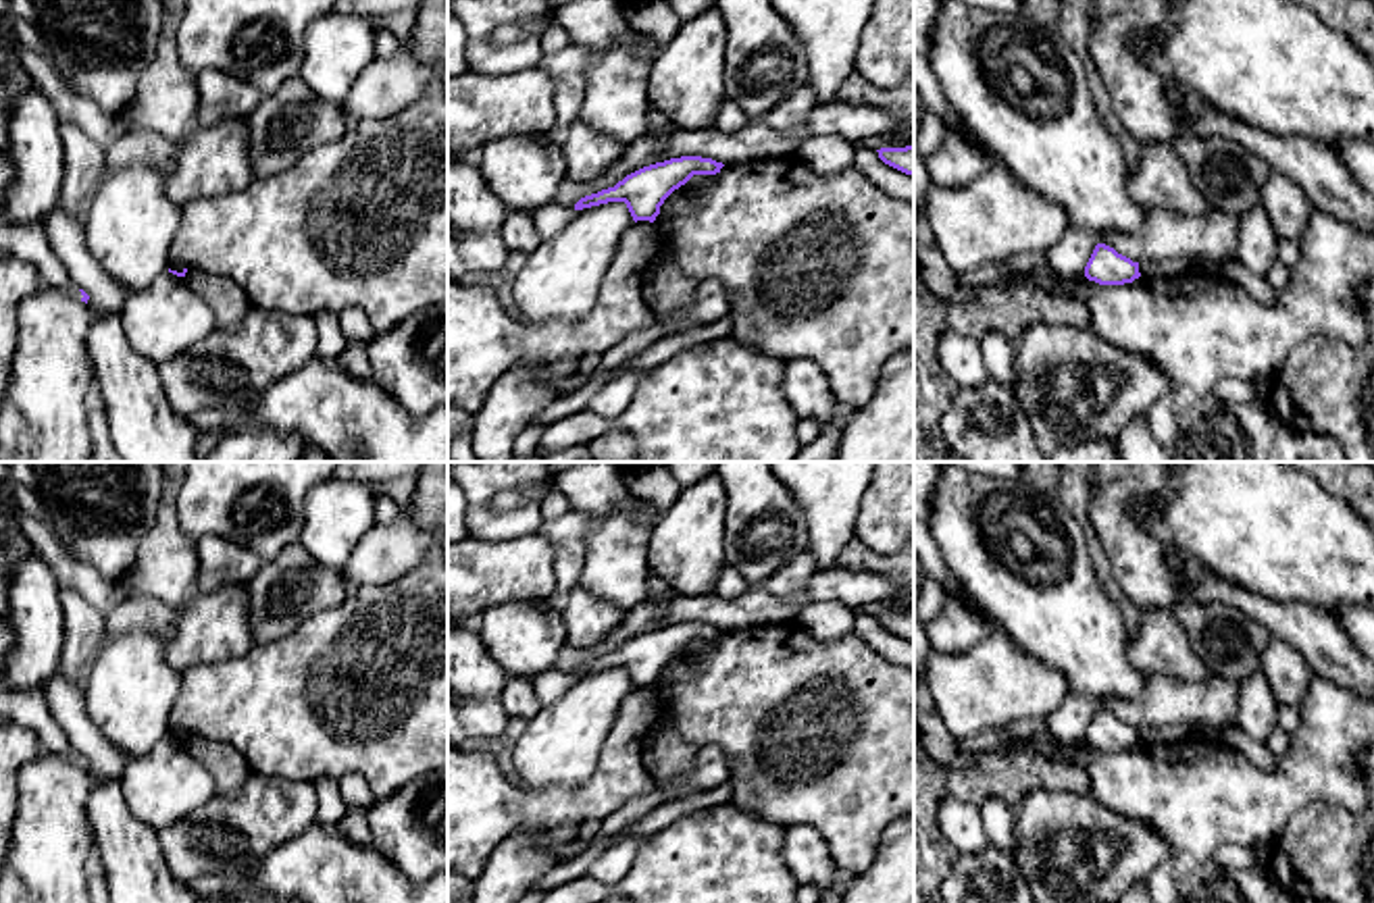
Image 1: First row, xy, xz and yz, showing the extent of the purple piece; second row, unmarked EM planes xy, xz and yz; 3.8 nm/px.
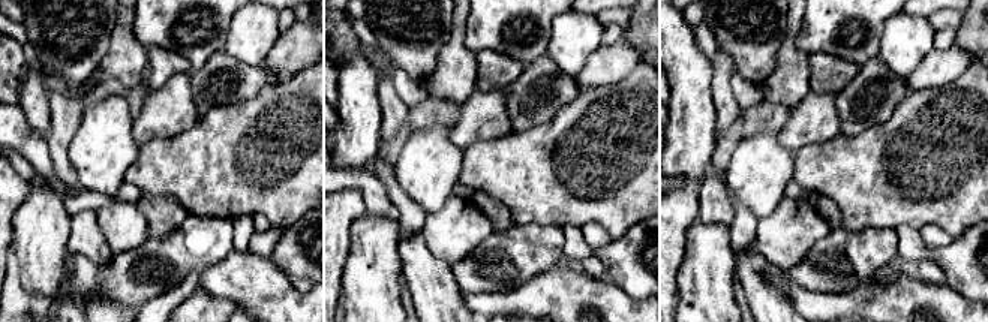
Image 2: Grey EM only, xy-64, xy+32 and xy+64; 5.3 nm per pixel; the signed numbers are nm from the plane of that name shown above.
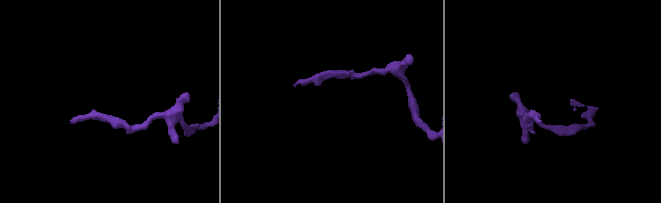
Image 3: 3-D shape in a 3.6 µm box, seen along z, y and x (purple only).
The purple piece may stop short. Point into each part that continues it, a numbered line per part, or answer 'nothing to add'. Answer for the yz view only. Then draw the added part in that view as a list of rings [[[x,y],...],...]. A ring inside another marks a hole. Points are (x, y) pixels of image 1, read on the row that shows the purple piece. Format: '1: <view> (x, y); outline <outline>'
nothing to add

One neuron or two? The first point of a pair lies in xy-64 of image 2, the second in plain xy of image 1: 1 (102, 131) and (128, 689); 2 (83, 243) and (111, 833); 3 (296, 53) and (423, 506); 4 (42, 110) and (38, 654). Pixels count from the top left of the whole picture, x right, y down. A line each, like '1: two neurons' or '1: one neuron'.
1: one neuron
2: one neuron
3: two neurons
4: one neuron

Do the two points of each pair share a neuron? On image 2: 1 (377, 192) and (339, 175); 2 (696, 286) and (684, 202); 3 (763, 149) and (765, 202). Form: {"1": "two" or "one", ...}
{"1": "one", "2": "two", "3": "one"}

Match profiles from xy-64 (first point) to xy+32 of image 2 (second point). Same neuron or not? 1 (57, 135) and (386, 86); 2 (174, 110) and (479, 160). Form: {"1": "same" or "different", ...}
{"1": "same", "2": "different"}

